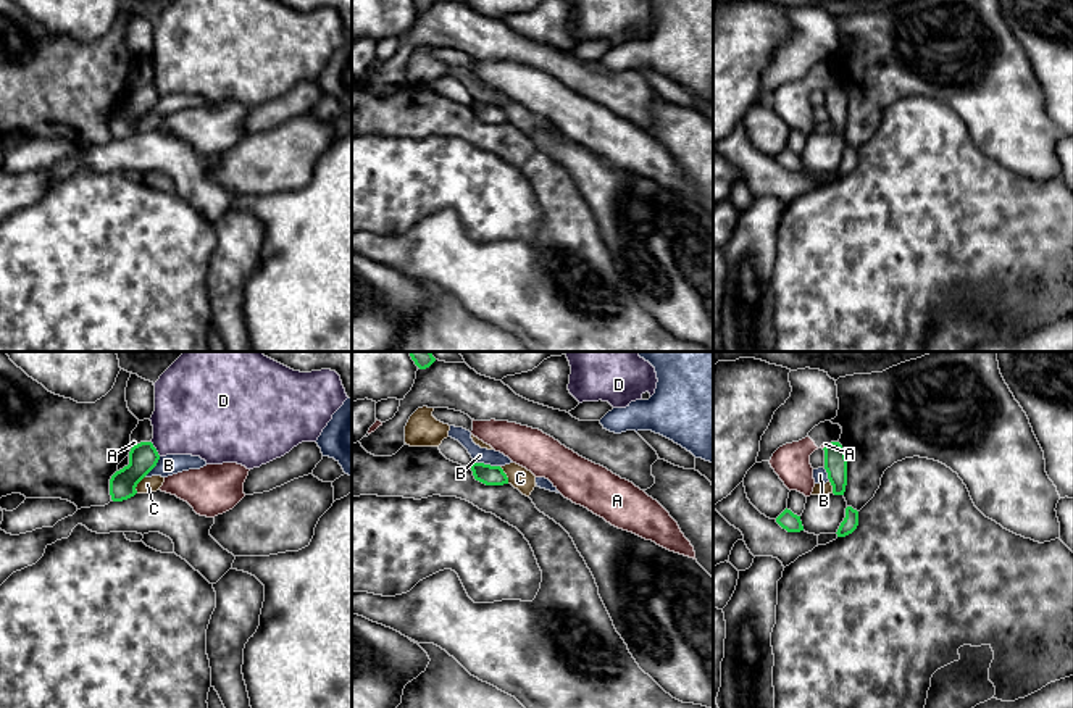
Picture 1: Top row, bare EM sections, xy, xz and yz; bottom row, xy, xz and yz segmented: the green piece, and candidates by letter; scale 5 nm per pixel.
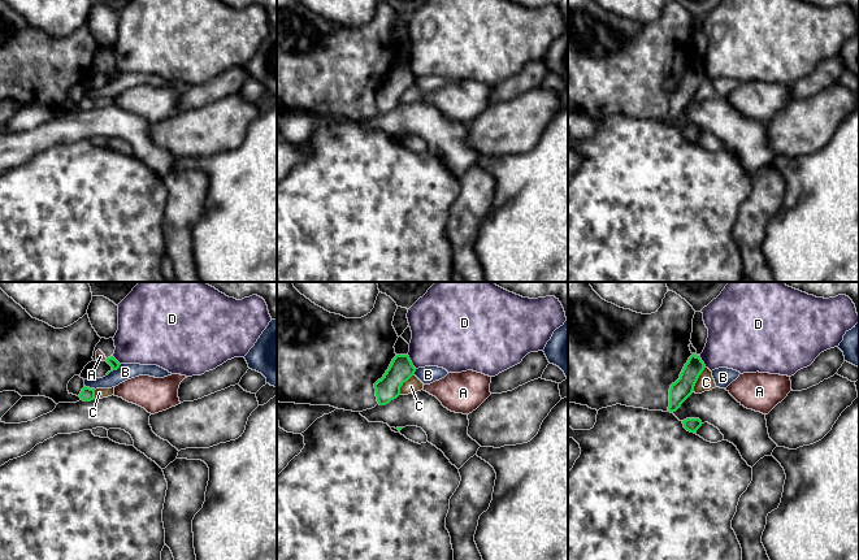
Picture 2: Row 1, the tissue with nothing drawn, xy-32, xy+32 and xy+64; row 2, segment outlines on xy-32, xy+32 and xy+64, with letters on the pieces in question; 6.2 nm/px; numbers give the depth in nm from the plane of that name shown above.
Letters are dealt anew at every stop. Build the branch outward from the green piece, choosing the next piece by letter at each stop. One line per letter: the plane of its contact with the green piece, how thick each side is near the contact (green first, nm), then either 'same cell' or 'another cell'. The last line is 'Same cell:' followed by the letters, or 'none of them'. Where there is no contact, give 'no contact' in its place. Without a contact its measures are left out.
A: xy | 140/20 nm | another cell
B: xz | 100/80 nm | another cell
C: xz | 100/110 nm | another cell
D: xy | 140/380 nm | another cell
Same cell: none of them

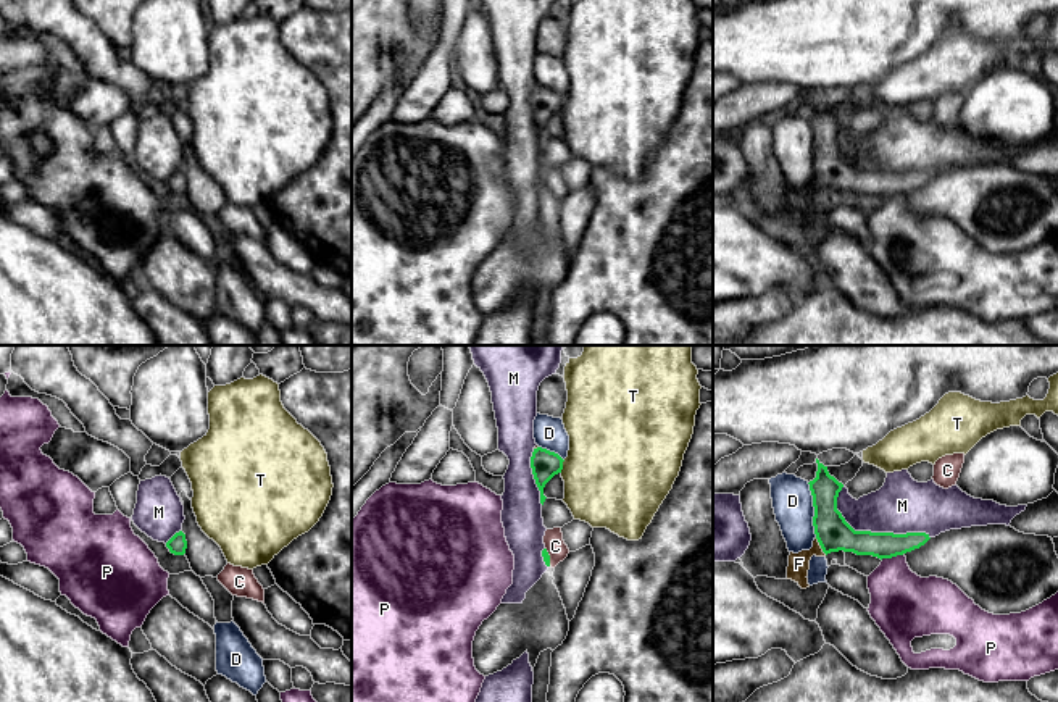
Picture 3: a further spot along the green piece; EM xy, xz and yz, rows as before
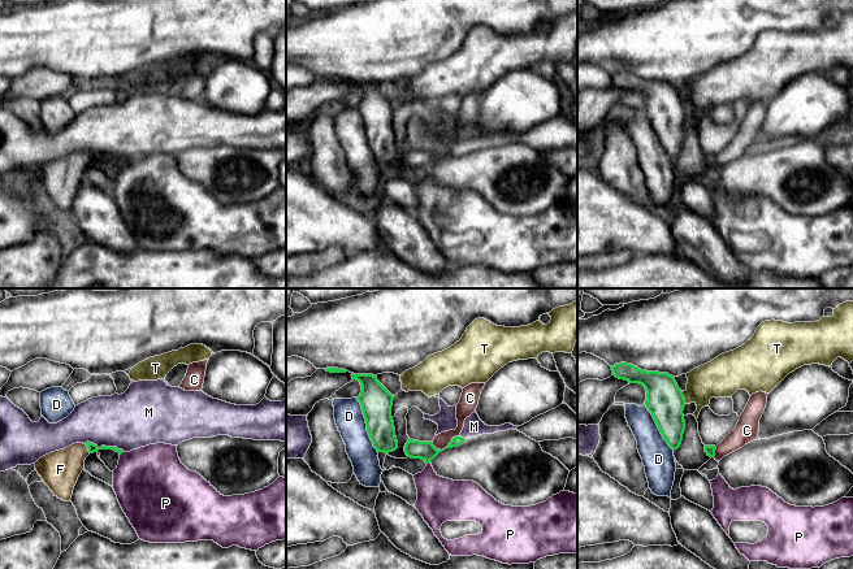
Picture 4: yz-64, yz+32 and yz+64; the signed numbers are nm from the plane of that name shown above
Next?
C: xz | 40/100 nm | another cell
D: yz | 170/200 nm | another cell
F: yz | 170/110 nm | same cell
M: yz | 170/280 nm | another cell
P: yz | 130/320 nm | another cell
T: xz | 140/480 nm | another cell
Same cell: F

